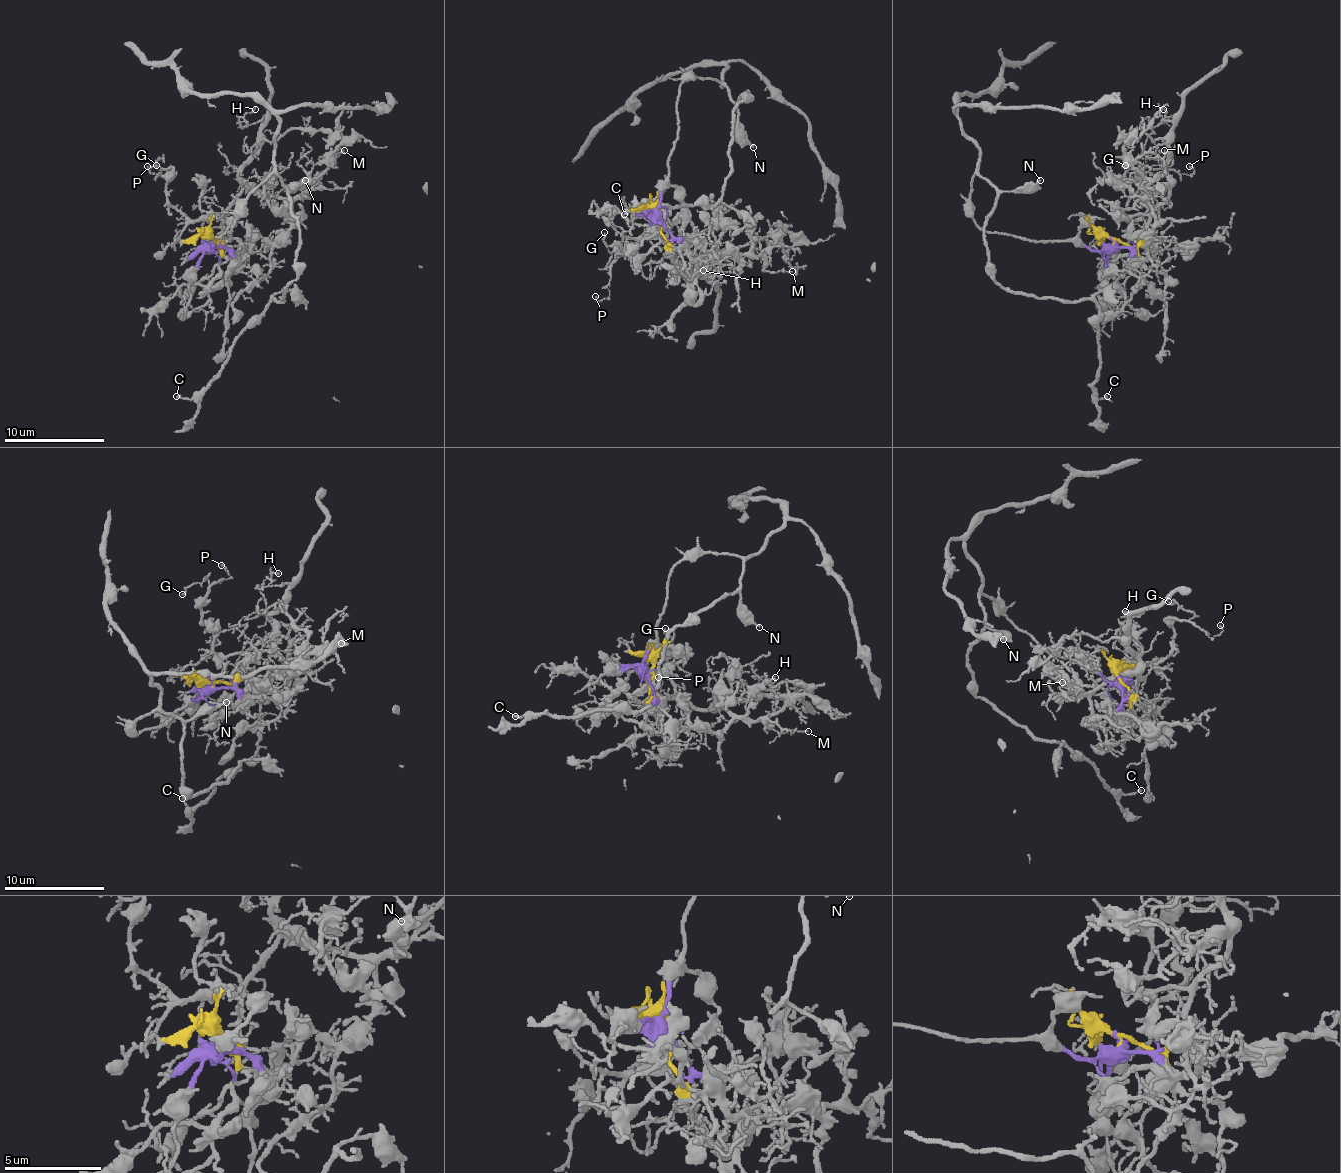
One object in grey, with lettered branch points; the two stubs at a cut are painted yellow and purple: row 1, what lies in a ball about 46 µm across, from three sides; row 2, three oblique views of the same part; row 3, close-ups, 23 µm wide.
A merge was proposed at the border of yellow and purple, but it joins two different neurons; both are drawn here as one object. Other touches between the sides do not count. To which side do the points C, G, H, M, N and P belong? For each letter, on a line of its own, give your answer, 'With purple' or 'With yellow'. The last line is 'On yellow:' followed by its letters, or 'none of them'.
C: With purple
G: With yellow
H: With yellow
M: With yellow
N: With purple
P: With yellow
On yellow: G, H, M, P

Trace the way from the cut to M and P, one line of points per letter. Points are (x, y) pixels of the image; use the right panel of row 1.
M: (1112, 238), (1135, 246), (1167, 193), (1167, 188), (1147, 196), (1147, 188), (1165, 171), (1165, 150)
P: (1112, 238), (1135, 246), (1145, 233), (1145, 218), (1132, 221), (1147, 206), (1140, 176), (1192, 173), (1190, 166)

